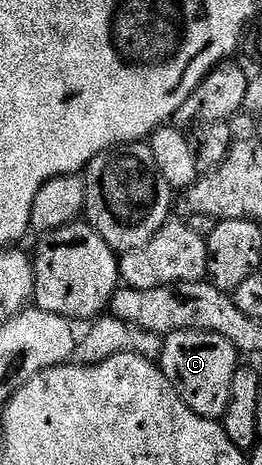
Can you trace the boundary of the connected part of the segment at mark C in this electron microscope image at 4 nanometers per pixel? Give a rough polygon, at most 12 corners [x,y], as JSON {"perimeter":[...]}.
{"perimeter":[[164,338],[158,365],[198,416],[223,419],[238,369],[230,340]]}

